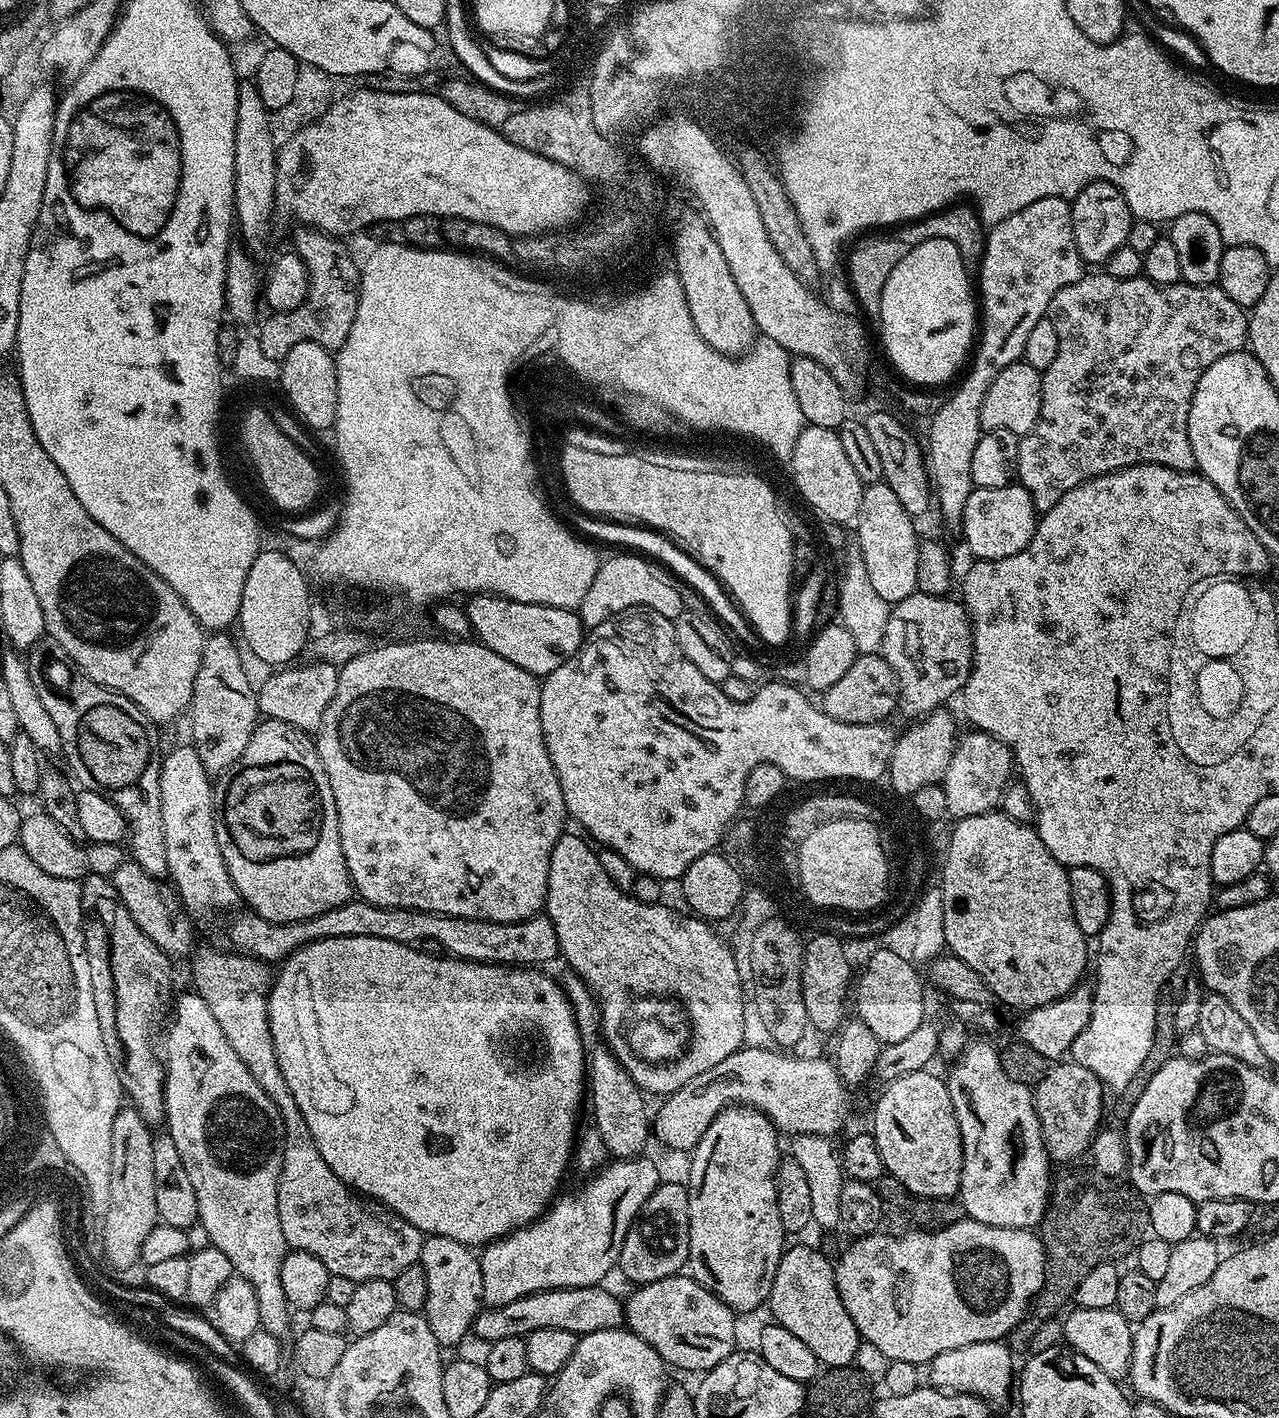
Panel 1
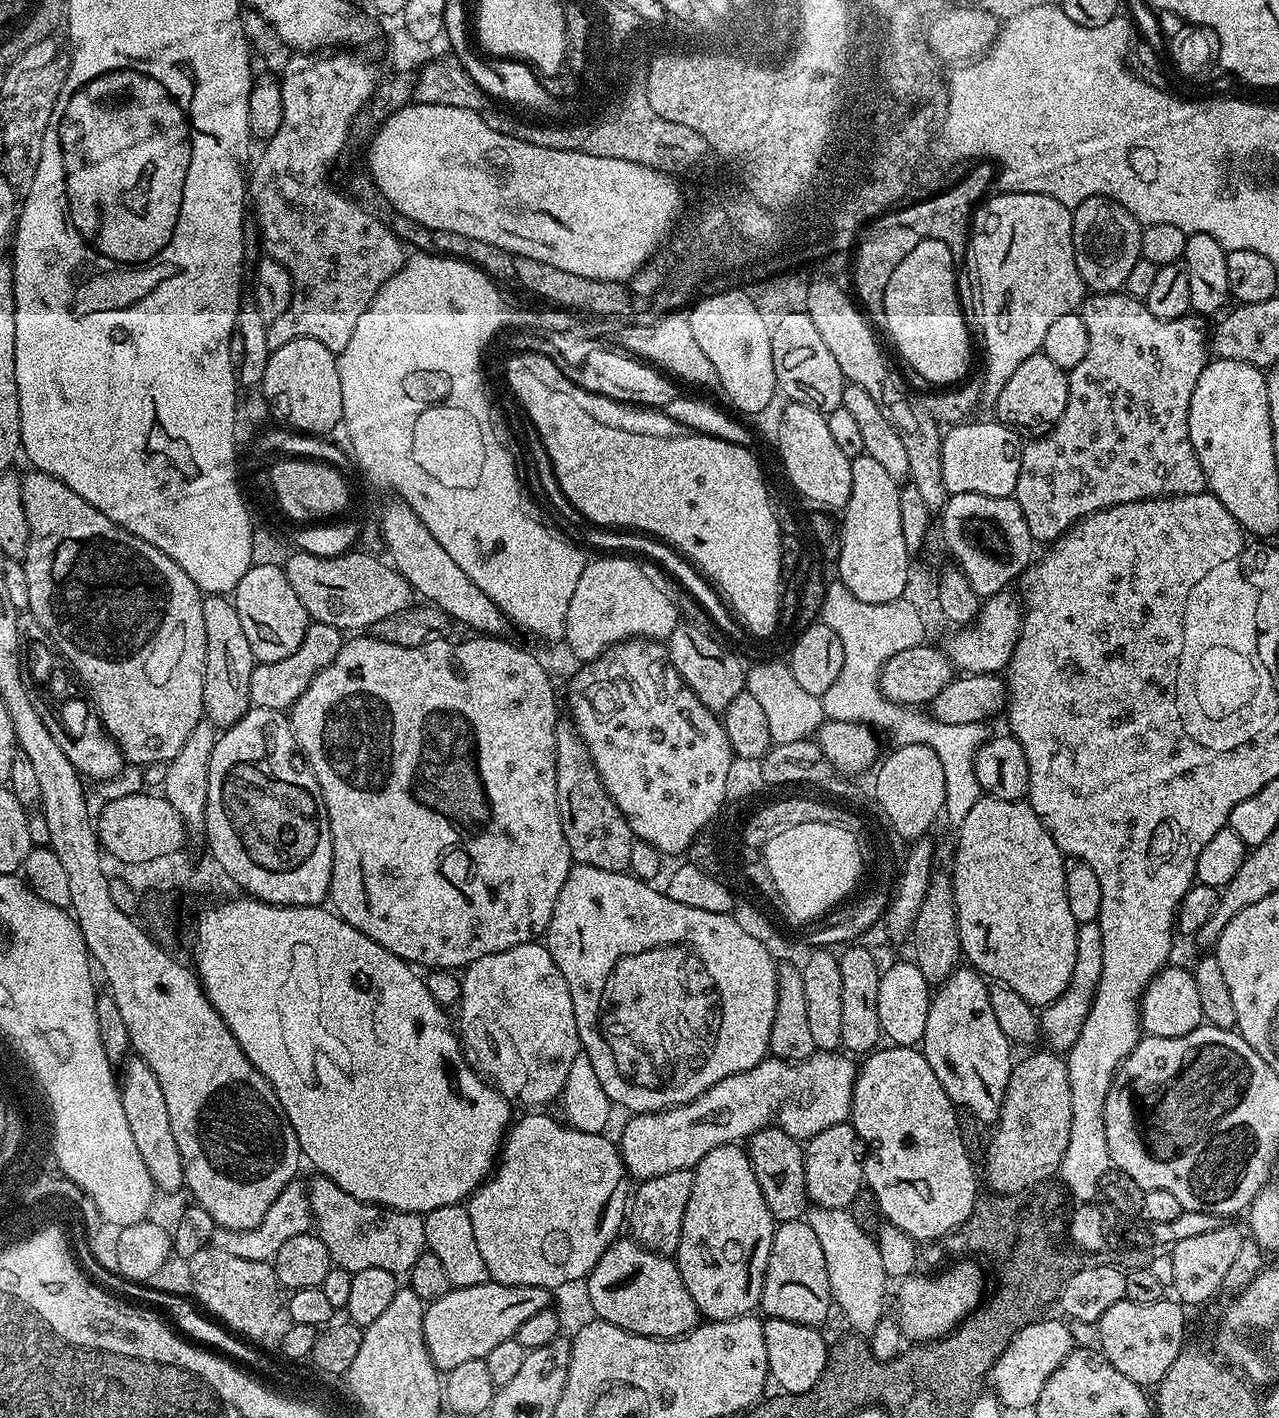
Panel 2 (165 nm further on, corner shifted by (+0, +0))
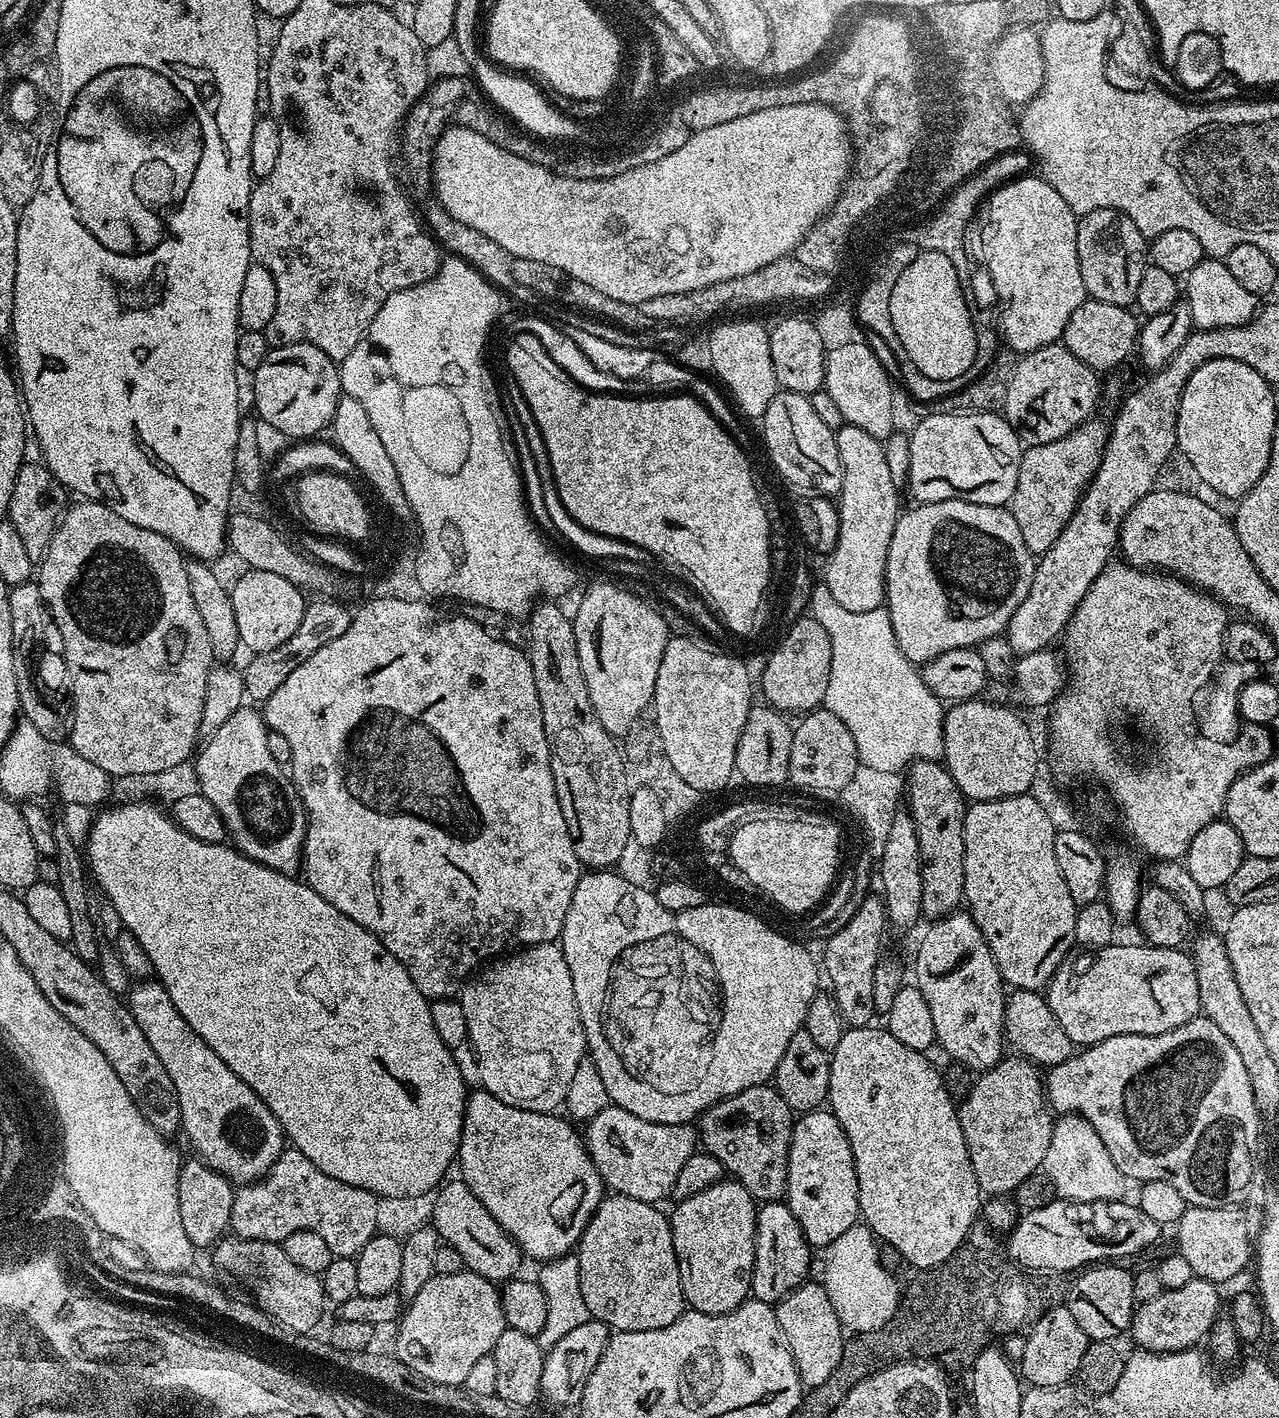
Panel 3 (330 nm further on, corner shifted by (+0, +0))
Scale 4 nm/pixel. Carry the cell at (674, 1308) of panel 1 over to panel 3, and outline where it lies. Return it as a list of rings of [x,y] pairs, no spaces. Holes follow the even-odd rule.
[[[615,1194],[605,1195],[598,1210],[584,1227],[584,1233],[575,1253],[580,1264],[580,1285],[586,1310],[593,1320],[600,1320],[616,1332],[658,1330],[670,1326],[684,1311],[684,1291],[680,1281],[680,1267],[674,1254],[672,1225],[669,1217],[659,1212],[656,1204],[638,1202]]]

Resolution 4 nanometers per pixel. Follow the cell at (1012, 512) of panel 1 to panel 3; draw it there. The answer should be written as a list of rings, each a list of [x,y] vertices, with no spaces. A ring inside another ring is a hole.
[[[947,500],[946,502],[917,503],[916,508],[901,511],[896,518],[894,534],[890,538],[890,554],[886,554],[886,578],[884,579],[884,598],[890,614],[890,622],[894,626],[894,638],[898,642],[900,652],[908,659],[908,663],[923,666],[929,660],[938,658],[946,650],[955,648],[976,648],[986,638],[1001,635],[1007,629],[1014,610],[1026,598],[1030,590],[1030,582],[1036,573],[1037,557],[1026,550],[1026,542],[1022,542],[1022,533],[1018,531],[1018,522],[1014,522],[1014,514],[1004,506],[982,506],[978,502],[965,500]]]

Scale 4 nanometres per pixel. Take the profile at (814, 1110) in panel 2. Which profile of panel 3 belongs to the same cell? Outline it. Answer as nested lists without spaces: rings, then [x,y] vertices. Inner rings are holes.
[[[615,1106],[602,1109],[583,1125],[582,1135],[590,1158],[604,1179],[605,1189],[617,1196],[638,1198],[656,1204],[671,1193],[678,1170],[698,1151],[698,1132],[692,1124],[655,1124],[646,1122],[630,1110]]]

